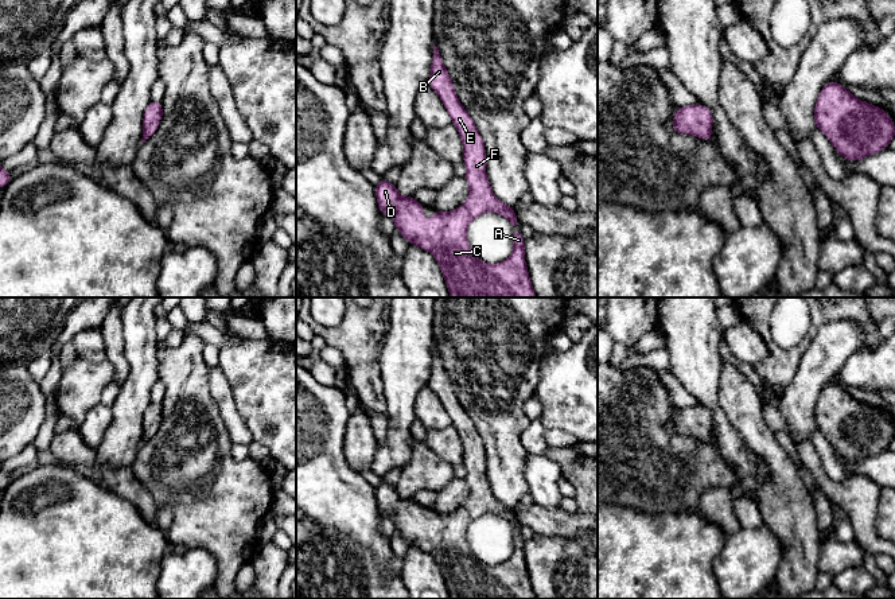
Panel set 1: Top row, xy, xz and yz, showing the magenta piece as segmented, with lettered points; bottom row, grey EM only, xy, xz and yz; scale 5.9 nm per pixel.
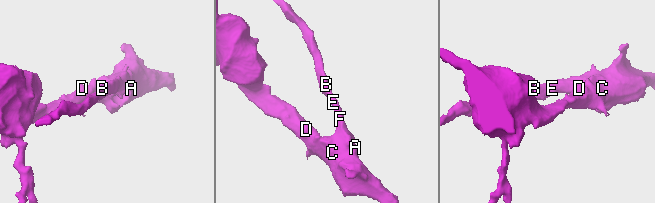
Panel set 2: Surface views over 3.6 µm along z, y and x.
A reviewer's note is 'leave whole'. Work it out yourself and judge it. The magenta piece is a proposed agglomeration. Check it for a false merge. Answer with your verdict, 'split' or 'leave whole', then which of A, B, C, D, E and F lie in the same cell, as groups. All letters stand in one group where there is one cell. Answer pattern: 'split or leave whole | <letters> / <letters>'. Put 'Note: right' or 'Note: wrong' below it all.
leave whole | A B C D E F
Note: right

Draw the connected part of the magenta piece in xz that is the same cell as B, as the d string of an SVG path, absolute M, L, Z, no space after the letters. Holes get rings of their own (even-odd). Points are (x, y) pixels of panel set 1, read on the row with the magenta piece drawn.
M435 44L428 85L443 101L450 117L452 118L452 124L458 129L463 141L463 163L467 170L464 178L470 187L470 195L466 203L456 207L454 211L444 213L435 210L432 213L432 221L425 222L424 206L413 197L402 197L394 184L382 178L381 182L374 186L381 214L389 215L394 219L396 229L408 241L408 244L415 244L435 256L451 297L536 297L525 262L525 238L517 230L520 221L515 215L514 207L498 201L493 194L486 175L487 156L483 139L478 133L475 122L464 106L459 102L455 86ZM486 211L494 211L507 218L514 230L513 252L507 260L498 264L487 264L479 260L471 250L467 240L468 223Z

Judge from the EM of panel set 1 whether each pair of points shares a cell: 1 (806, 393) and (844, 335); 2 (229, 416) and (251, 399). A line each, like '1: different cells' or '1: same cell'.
1: same cell
2: different cells

